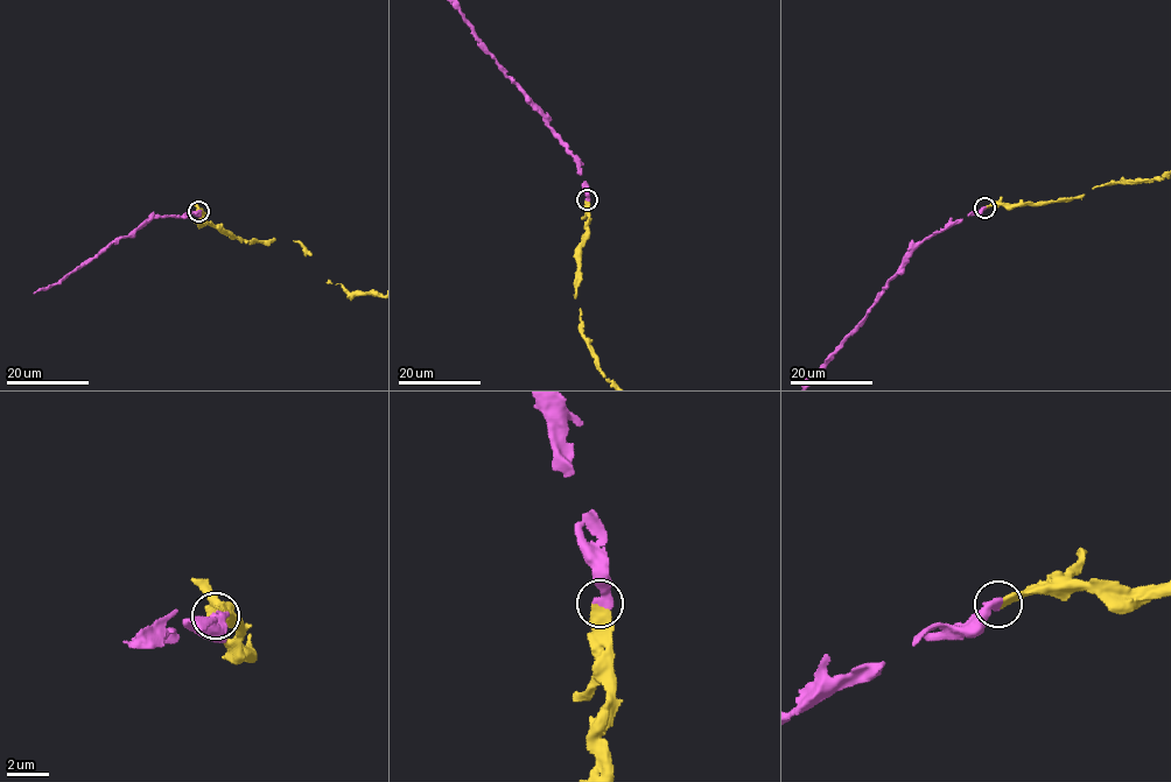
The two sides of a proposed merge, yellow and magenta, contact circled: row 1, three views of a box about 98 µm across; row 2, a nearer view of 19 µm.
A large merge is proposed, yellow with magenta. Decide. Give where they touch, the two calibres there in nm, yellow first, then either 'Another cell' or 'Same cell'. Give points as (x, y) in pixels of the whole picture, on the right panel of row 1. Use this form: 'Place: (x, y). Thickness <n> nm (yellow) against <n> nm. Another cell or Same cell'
Place: (984, 208). Thickness 480 nm (yellow) against 480 nm. Same cell

